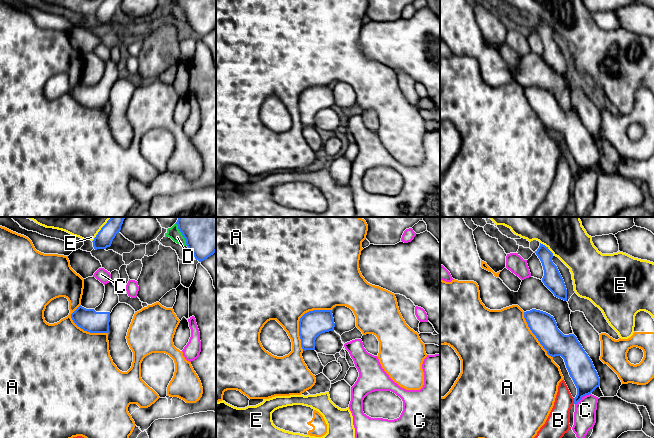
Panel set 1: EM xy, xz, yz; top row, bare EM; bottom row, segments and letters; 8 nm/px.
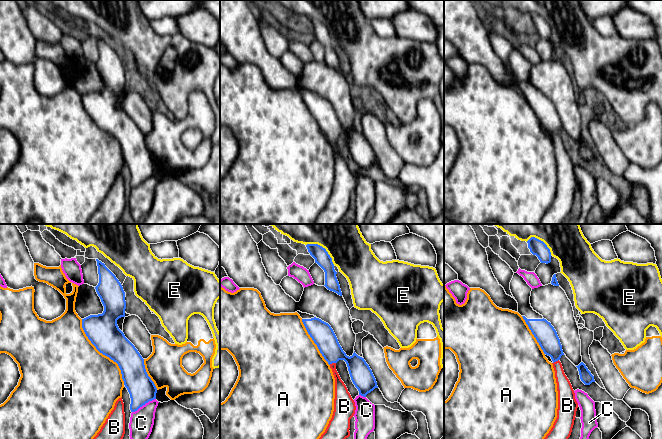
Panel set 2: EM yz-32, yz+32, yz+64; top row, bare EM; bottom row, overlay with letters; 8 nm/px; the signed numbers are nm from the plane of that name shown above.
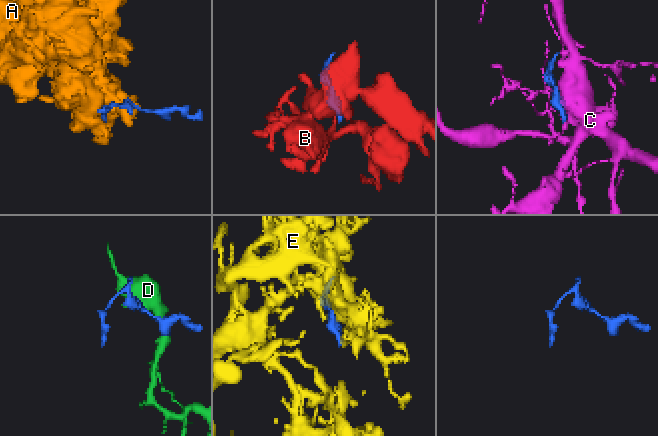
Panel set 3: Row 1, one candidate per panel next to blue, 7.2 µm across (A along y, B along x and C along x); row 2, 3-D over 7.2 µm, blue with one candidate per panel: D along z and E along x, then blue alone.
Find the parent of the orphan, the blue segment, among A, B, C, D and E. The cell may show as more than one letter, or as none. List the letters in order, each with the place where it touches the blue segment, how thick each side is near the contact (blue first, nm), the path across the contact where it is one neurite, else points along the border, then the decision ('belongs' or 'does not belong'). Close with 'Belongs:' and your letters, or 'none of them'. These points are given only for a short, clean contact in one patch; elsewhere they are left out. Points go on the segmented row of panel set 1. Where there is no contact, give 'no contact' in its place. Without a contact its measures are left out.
A: xz (300, 319) | 200/460 nm | does not belong
B: yz (574, 401) | 200/190 nm | belongs
C: yz (581, 398) | 200/180 nm | does not belong
D: xy (182, 234) | 500/90 nm | does not belong
E: yz (547, 248) | 150/440 nm | does not belong
Belongs: B

